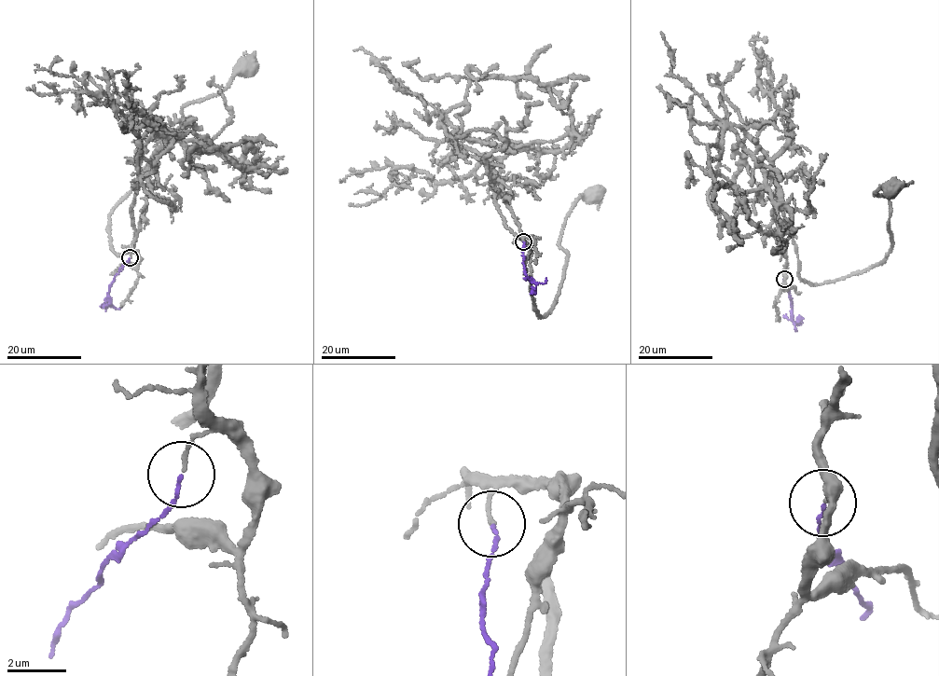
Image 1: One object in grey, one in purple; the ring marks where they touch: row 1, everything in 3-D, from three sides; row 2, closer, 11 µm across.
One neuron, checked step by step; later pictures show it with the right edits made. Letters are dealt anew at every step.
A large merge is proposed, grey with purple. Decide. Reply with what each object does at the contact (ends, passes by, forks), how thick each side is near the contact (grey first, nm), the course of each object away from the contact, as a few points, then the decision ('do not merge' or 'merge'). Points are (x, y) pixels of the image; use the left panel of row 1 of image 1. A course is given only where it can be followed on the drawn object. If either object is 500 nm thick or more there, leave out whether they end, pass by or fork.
grey ends | purple ends | 120/90 nm | grey via (131, 257), (151, 163), (135, 245), (117, 255), (115, 207), (180, 131), (181, 107), (244, 63) | purple via (131, 257), (116, 274), (107, 294), (110, 304), (118, 309), (122, 306) | merge

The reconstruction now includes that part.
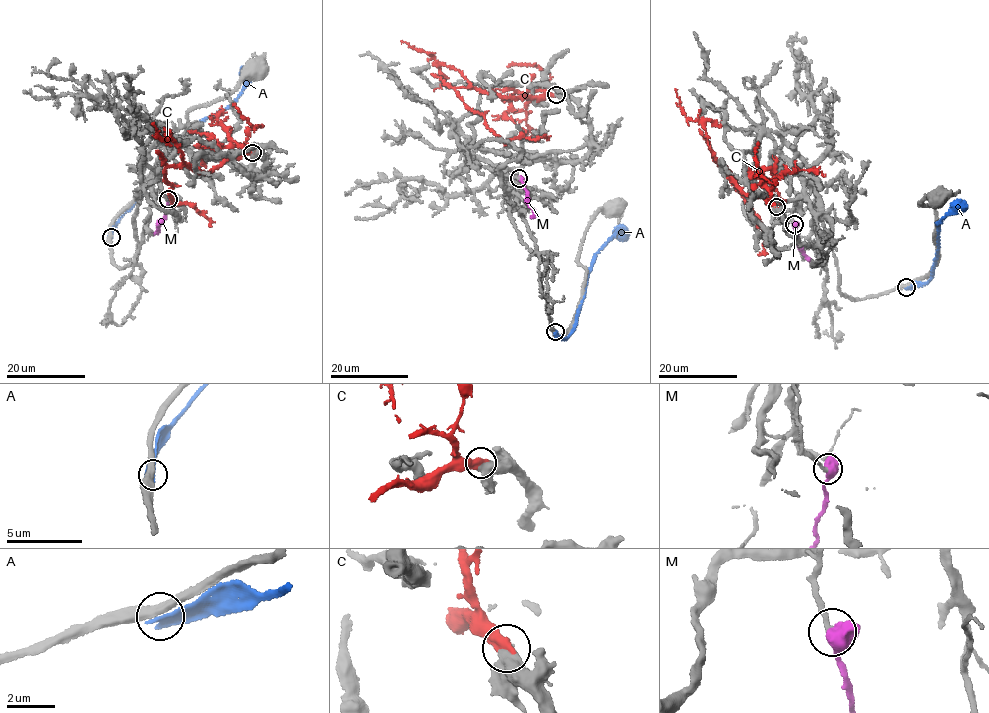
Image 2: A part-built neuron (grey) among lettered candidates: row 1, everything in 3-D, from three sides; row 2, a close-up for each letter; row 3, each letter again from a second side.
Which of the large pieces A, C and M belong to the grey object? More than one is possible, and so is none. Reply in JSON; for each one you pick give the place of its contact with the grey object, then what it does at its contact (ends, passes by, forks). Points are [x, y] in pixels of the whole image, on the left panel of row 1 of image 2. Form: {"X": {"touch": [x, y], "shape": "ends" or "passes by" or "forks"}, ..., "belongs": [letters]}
{"C": {"touch": [252, 152], "shape": "ends"}, "M": {"touch": [168, 199], "shape": "passes by"}, "belongs": ["C", "M"]}

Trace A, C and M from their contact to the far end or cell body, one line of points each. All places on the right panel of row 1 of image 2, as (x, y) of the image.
A: (906, 287), (918, 282), (925, 283), (932, 276), (939, 228), (936, 223), (960, 208), (963, 202)
C: (776, 207), (761, 195), (745, 193), (712, 156), (761, 219), (764, 241), (758, 255)
M: (794, 224), (798, 246), (810, 259)

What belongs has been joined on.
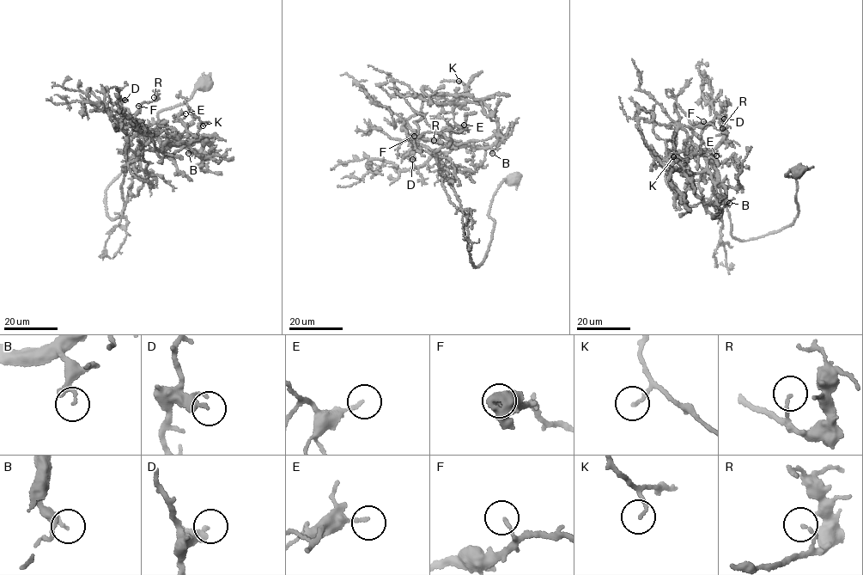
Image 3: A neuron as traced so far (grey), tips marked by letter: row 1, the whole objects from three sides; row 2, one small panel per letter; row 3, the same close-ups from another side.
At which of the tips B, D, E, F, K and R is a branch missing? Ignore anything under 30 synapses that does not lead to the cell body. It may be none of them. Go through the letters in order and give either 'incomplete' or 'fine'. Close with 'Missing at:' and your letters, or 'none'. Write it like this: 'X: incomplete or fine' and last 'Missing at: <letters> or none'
B: incomplete
D: fine
E: fine
F: fine
K: fine
R: fine
Missing at: B

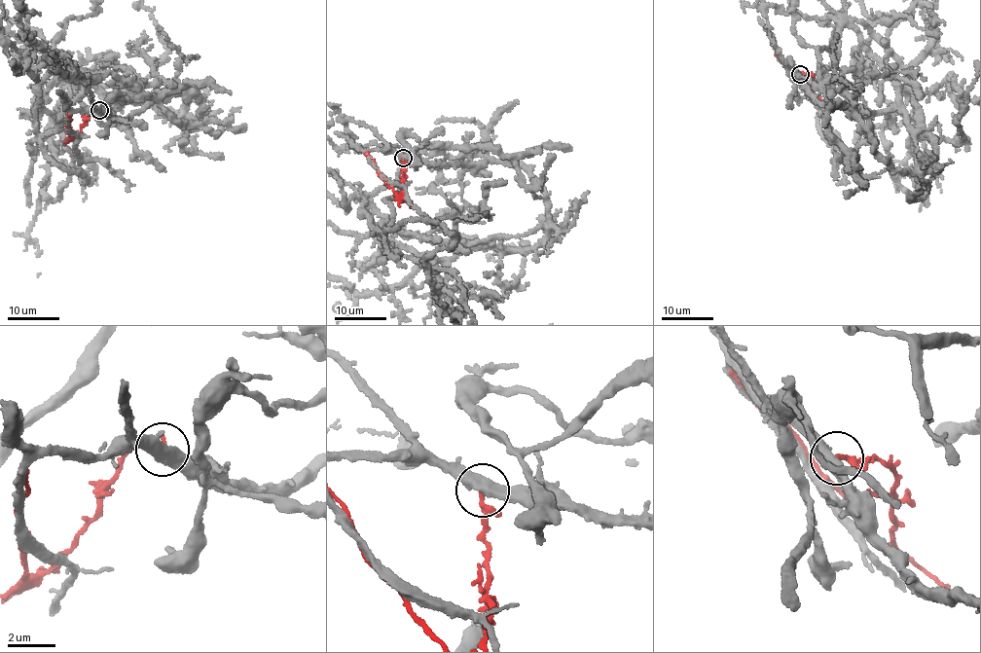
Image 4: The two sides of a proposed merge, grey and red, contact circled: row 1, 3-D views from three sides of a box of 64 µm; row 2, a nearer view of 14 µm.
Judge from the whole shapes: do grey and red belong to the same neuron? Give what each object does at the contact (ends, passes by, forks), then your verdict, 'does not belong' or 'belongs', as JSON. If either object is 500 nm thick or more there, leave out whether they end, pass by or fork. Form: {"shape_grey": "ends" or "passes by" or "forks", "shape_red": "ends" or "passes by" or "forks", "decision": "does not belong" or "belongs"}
{"decision": "does not belong"}

